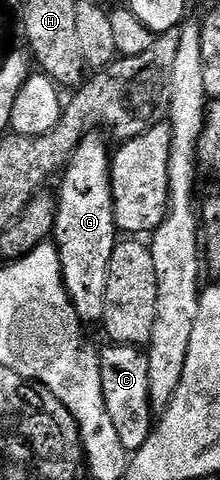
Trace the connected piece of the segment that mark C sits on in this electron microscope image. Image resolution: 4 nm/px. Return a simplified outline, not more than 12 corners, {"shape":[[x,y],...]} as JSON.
{"shape":[[101,348],[102,395],[122,447],[154,428],[147,352]]}

